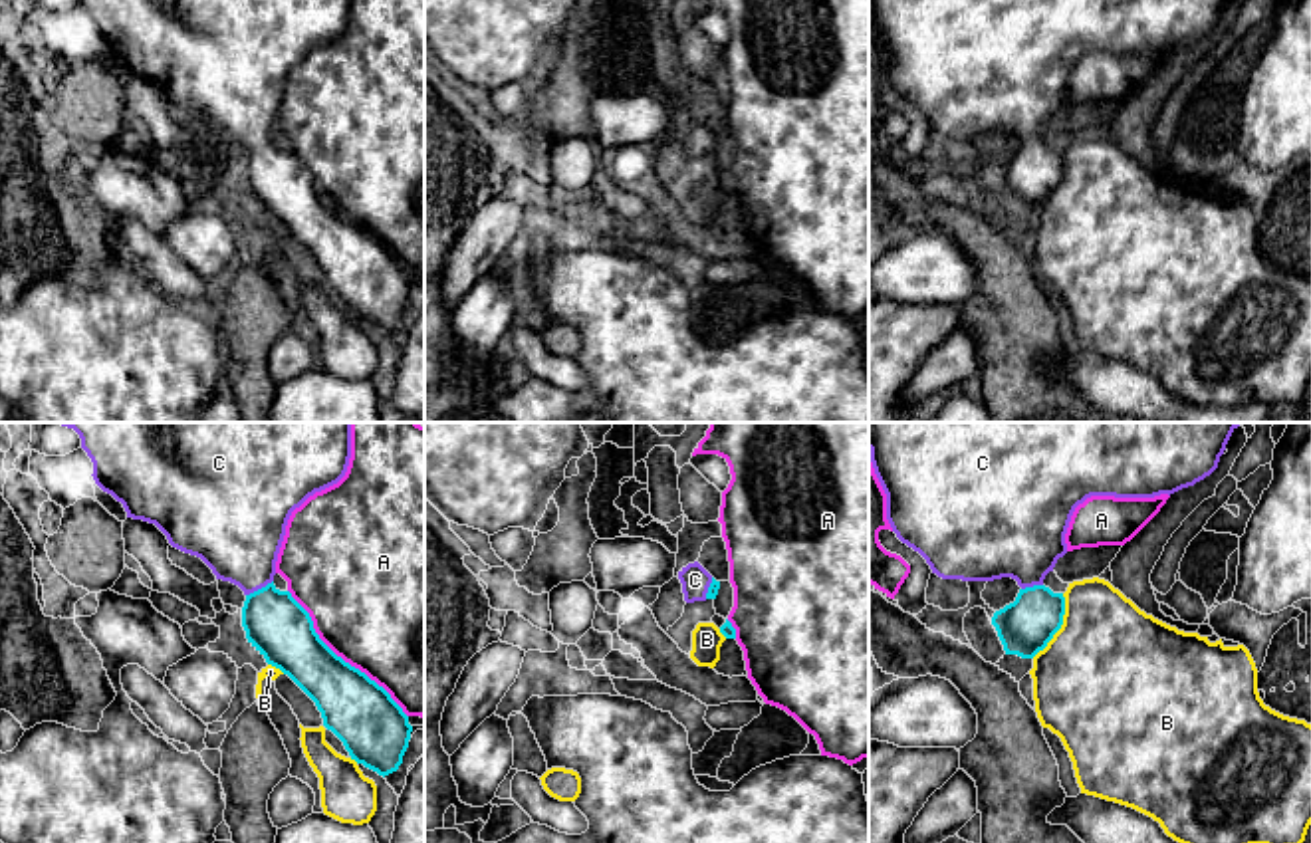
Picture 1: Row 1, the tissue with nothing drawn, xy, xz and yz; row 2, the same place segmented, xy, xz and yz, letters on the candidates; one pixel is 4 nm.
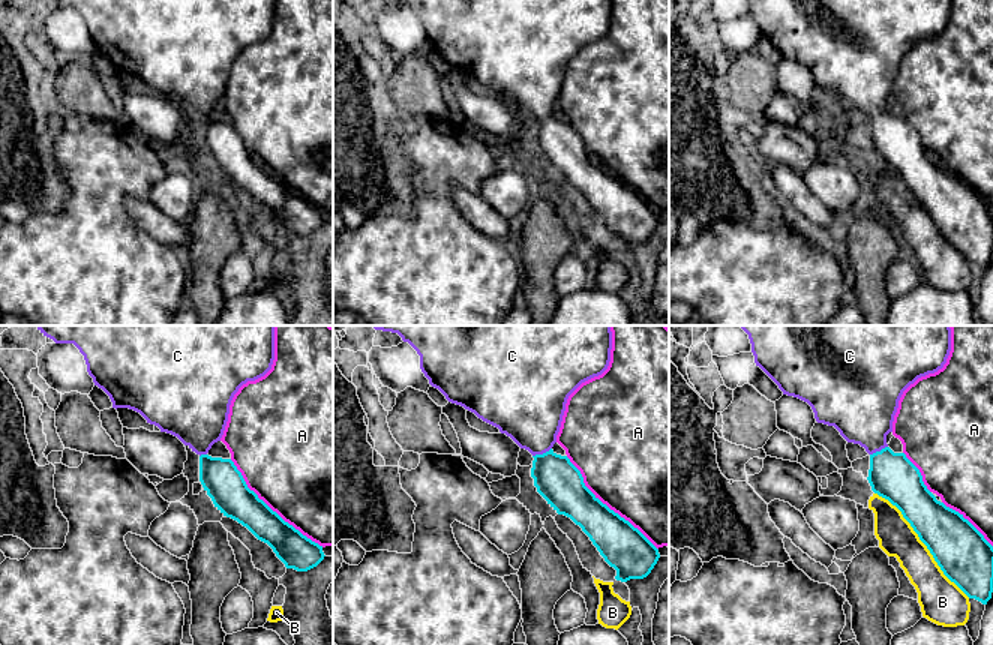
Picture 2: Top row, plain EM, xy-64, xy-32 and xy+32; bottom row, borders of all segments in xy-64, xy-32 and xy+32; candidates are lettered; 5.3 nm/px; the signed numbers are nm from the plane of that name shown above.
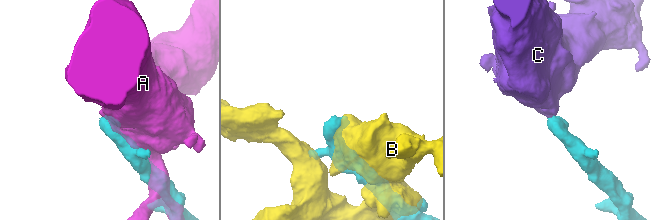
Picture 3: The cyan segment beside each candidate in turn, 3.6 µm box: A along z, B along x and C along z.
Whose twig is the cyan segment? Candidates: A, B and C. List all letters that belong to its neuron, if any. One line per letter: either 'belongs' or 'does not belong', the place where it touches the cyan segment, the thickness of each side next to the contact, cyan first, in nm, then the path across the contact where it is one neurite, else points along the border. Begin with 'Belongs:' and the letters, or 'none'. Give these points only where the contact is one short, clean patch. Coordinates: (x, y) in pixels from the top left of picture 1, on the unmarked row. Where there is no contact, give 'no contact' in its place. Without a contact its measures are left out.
Belongs: C
A: does not belong | xy (340, 213) | 280/500 nm
B: does not belong | yz (1060, 183) | 220/500 nm
C: belongs | xy (258, 145) | 240/360 nm | across xy (278, 183), (268, 171), (258, 145), (237, 88)

